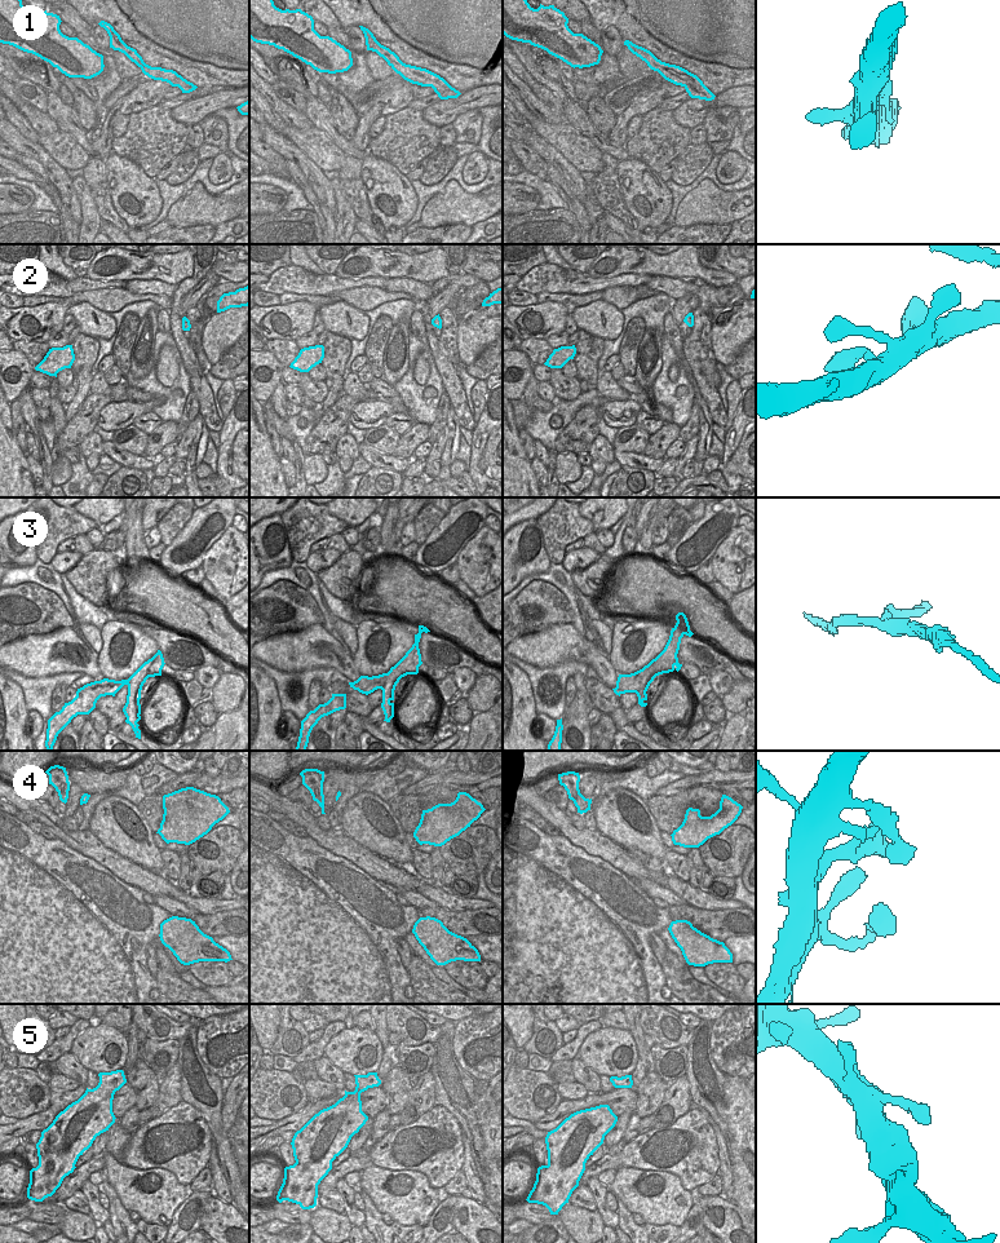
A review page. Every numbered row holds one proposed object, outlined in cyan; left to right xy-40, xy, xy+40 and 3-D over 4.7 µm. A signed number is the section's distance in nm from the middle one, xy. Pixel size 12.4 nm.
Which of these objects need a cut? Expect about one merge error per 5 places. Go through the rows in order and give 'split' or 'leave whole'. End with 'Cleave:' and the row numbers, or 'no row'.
1: split
2: leave whole
3: split
4: leave whole
5: leave whole
Cleave: 1, 3

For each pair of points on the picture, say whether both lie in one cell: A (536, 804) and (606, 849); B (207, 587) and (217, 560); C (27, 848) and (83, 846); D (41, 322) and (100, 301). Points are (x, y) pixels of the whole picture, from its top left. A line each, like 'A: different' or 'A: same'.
A: same
B: different
C: different
D: same

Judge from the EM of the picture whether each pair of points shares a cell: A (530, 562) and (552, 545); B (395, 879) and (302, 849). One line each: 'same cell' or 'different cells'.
A: different cells
B: different cells

